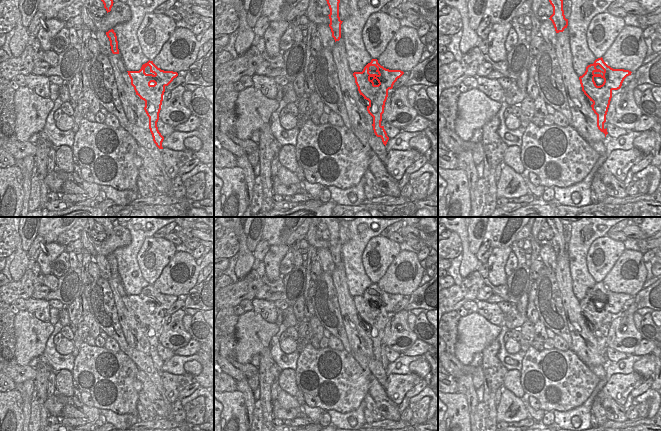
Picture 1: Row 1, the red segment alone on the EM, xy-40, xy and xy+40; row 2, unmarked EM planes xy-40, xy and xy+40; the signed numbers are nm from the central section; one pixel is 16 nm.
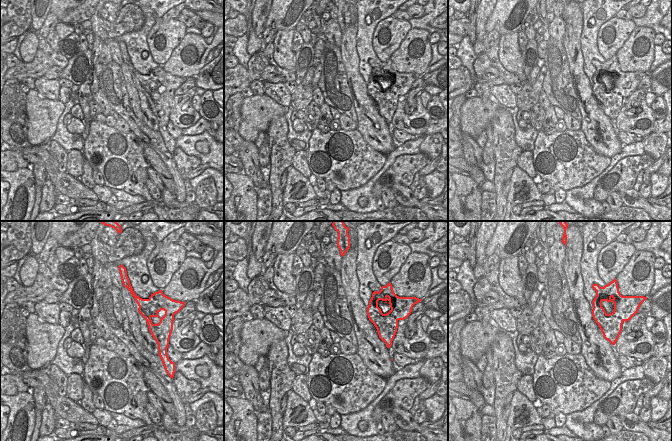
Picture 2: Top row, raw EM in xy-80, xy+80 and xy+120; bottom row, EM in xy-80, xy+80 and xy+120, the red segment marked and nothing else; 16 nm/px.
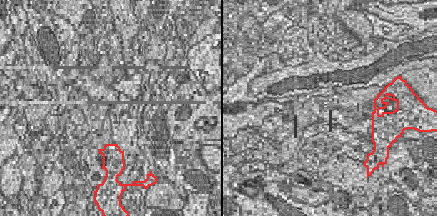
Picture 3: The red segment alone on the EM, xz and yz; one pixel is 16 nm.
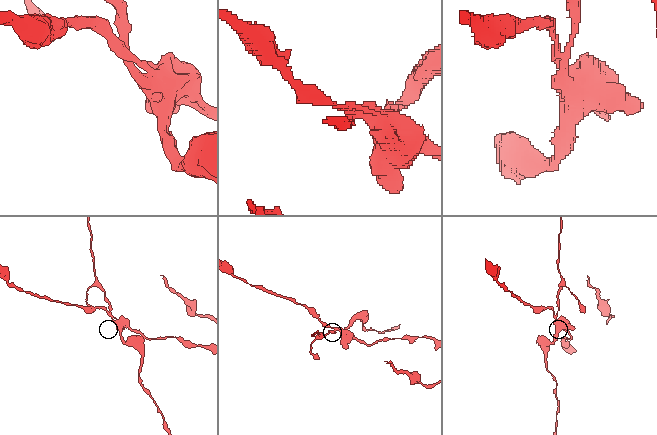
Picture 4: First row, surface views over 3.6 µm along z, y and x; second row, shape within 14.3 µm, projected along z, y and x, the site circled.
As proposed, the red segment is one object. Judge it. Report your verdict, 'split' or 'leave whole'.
split

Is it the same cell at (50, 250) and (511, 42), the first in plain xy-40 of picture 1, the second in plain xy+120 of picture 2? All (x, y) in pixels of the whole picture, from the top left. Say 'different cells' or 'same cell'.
same cell

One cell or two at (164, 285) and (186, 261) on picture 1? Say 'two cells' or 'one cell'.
one cell

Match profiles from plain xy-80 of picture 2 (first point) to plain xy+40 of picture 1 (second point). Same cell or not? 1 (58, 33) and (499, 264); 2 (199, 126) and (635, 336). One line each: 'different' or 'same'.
1: same
2: different

